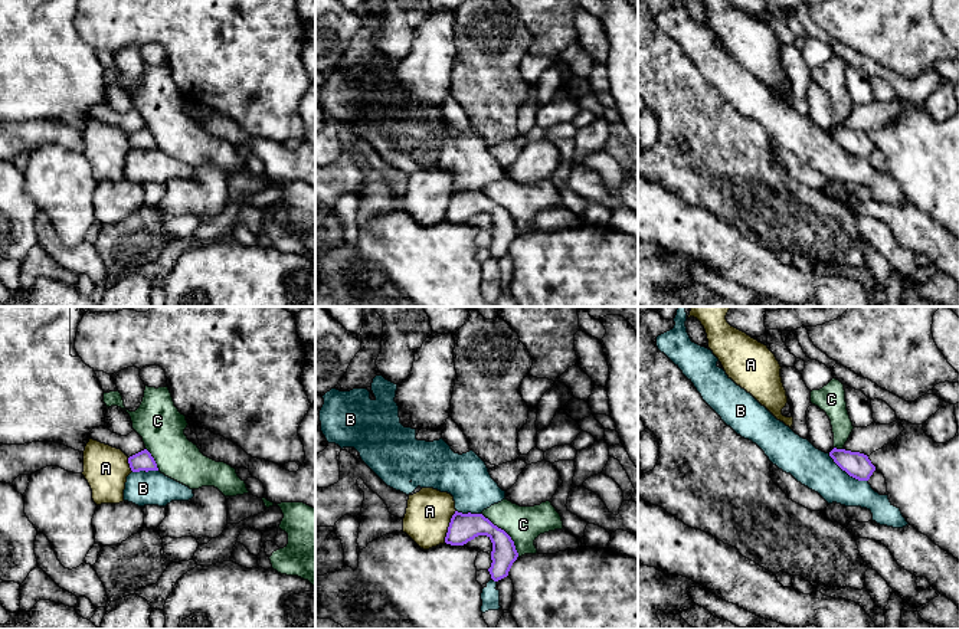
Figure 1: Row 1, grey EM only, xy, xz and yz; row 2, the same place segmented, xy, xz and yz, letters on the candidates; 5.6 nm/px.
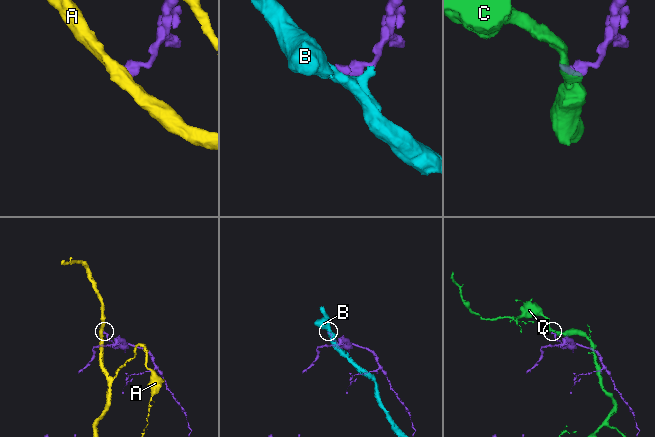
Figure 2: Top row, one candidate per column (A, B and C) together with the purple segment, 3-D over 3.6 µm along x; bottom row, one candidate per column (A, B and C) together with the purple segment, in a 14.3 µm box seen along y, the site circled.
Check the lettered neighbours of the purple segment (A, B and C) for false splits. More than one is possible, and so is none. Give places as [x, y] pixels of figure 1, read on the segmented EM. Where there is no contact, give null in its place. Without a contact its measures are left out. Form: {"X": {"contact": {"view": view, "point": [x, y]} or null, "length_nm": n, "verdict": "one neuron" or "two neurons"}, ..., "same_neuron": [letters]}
{"A": {"contact": {"view": "xz", "point": [449, 526]}, "length_nm": 200, "verdict": "two neurons"}, "B": {"contact": {"view": "yz", "point": [847, 472]}, "length_nm": 280, "verdict": "two neurons"}, "C": {"contact": {"view": "xz", "point": [506, 533]}, "length_nm": 320, "verdict": "two neurons"}, "same_neuron": []}

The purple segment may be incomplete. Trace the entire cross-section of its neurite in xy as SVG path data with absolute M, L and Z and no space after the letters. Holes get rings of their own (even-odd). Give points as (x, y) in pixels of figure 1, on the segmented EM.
M144 449L132 456L128 458L128 463L132 472L140 472L140 471L158 471L157 463L151 453Z

